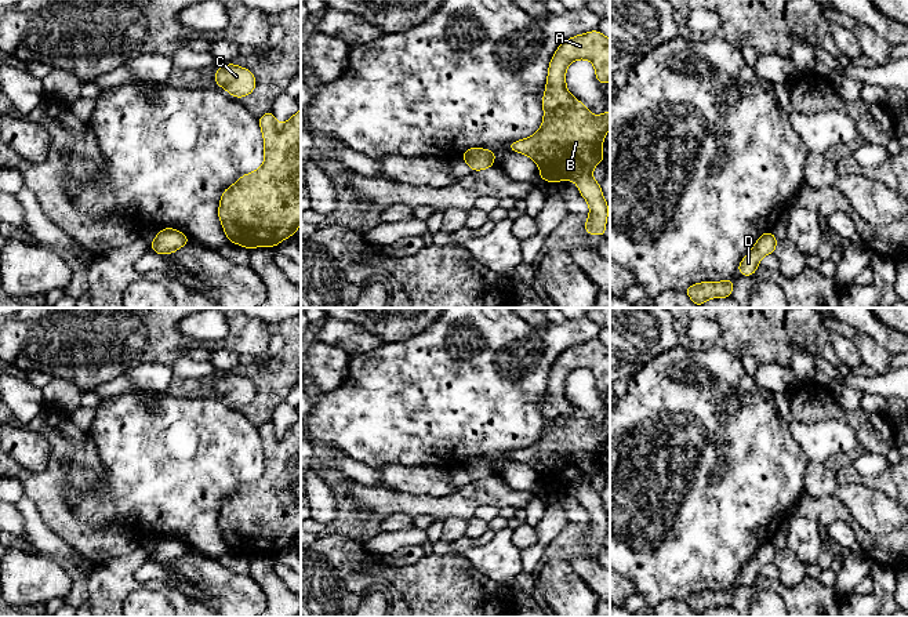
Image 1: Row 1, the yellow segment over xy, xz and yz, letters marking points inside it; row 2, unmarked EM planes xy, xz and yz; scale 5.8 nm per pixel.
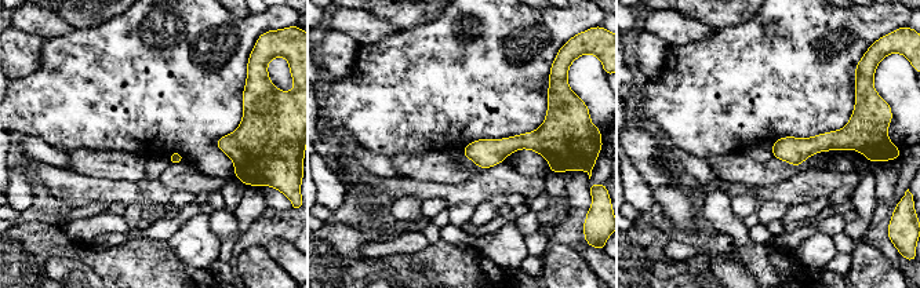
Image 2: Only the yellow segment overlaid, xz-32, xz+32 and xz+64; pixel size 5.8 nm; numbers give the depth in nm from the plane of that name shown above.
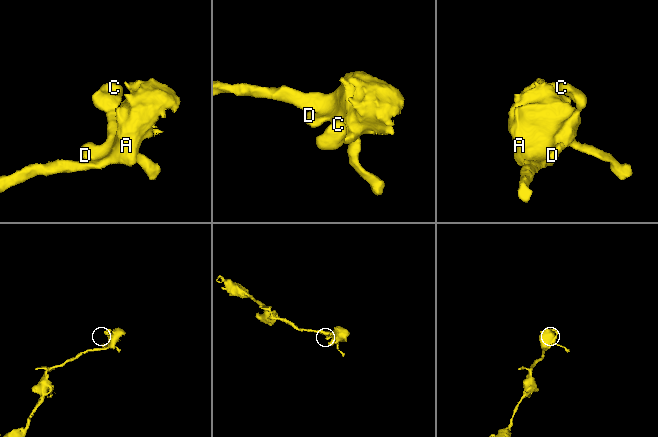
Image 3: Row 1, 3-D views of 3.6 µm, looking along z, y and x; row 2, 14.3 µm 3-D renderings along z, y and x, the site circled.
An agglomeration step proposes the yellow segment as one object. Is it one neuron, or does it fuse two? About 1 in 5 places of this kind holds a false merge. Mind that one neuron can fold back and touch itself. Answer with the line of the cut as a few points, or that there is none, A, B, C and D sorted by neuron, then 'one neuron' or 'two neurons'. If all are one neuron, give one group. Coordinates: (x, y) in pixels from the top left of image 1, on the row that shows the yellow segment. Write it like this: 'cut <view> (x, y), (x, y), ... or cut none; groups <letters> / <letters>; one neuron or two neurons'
cut none; groups A B C D; one neuron

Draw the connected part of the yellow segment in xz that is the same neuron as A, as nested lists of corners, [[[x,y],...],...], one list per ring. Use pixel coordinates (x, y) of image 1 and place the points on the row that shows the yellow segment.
[[[598,29],[563,41],[552,55],[548,68],[545,92],[542,95],[544,119],[540,130],[526,139],[519,139],[506,149],[523,153],[540,167],[540,179],[548,182],[574,181],[578,192],[589,204],[588,221],[584,229],[588,235],[606,235],[609,204],[602,195],[600,184],[592,177],[596,164],[606,161],[602,155],[603,141],[610,130],[610,110],[595,117],[581,101],[574,98],[566,87],[566,69],[575,59],[588,59],[595,66],[596,80],[602,87],[610,80],[610,39]]]

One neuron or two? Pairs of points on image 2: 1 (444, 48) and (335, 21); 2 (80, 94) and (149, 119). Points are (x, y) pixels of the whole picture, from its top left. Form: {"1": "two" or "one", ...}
{"1": "two", "2": "one"}

